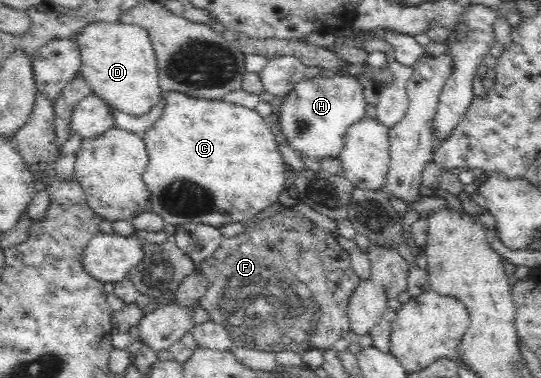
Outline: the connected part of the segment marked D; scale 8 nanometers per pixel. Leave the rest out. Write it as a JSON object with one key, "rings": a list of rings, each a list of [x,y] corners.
{"rings":[[[92,22],[76,35],[81,53],[82,76],[93,90],[112,108],[140,116],[154,106],[162,105],[165,90],[160,87],[154,45],[148,31],[137,24],[117,22]]]}

